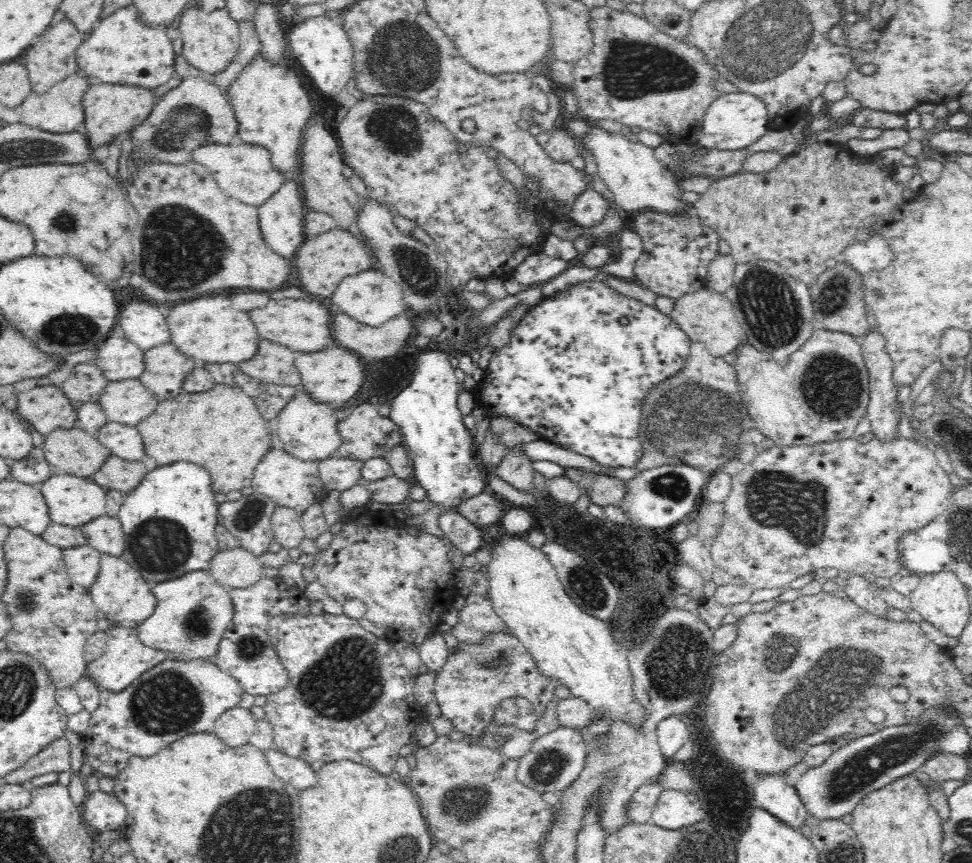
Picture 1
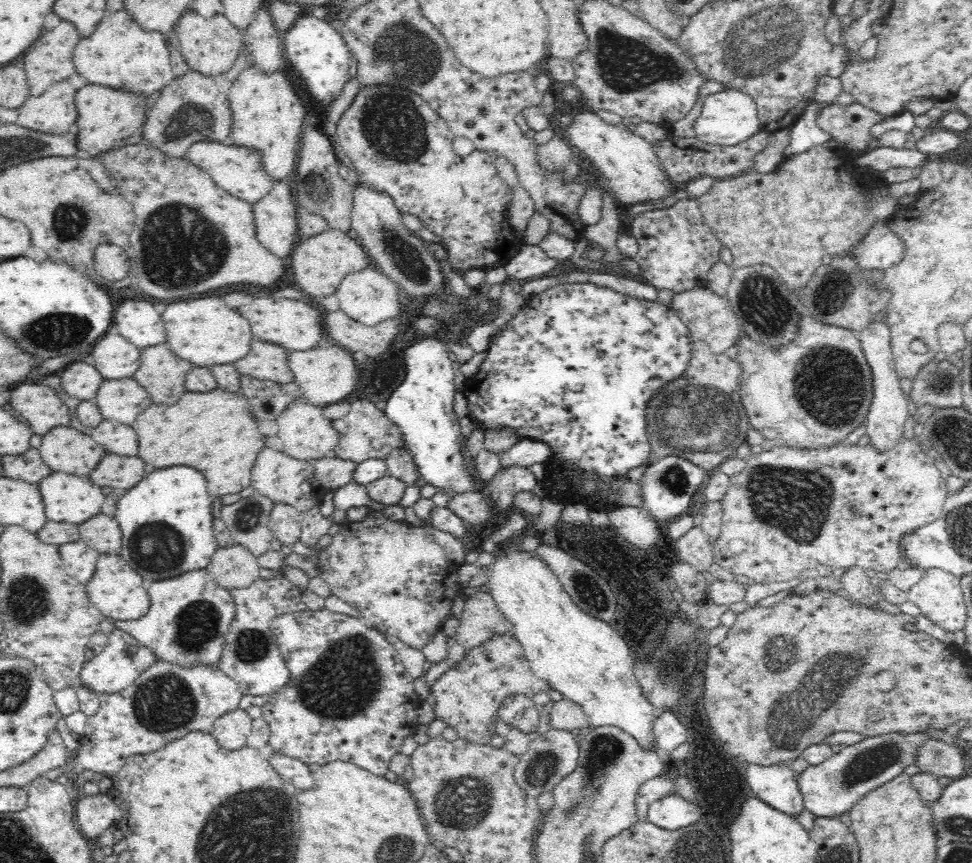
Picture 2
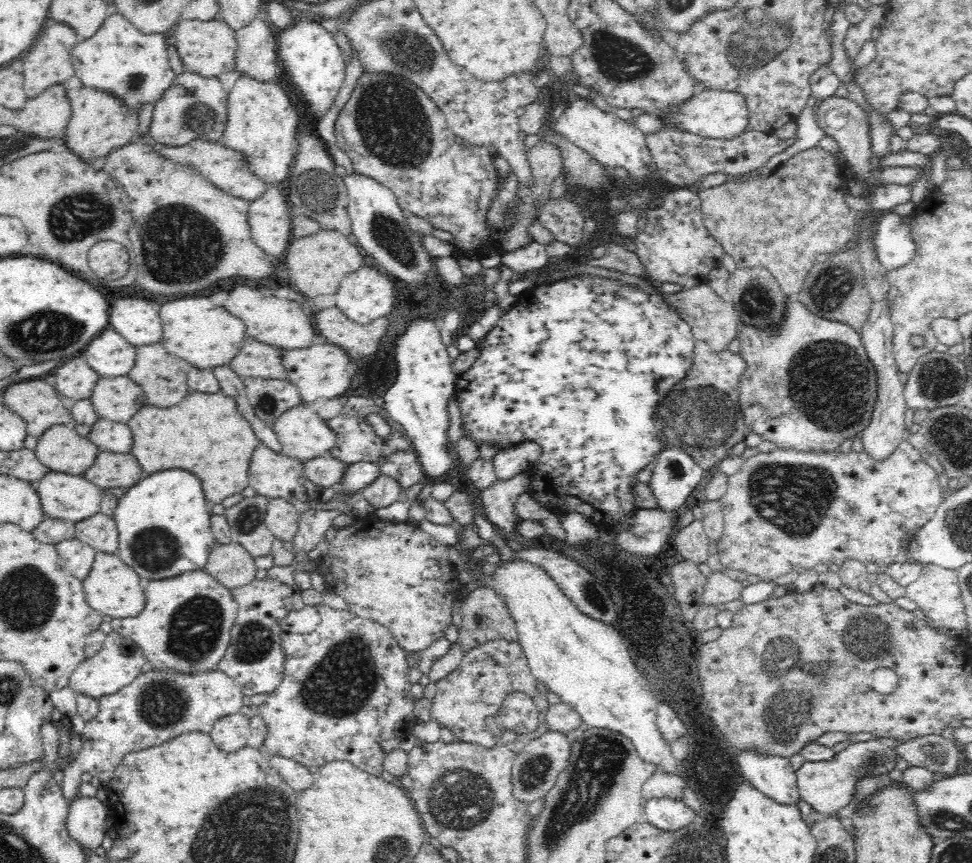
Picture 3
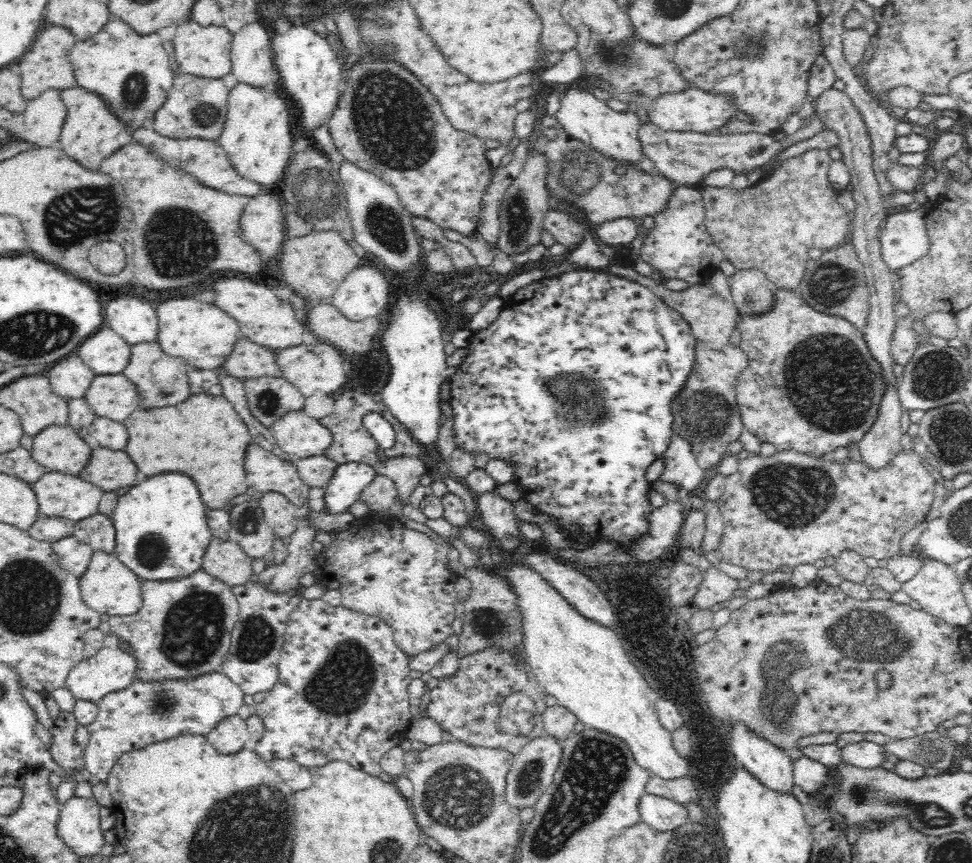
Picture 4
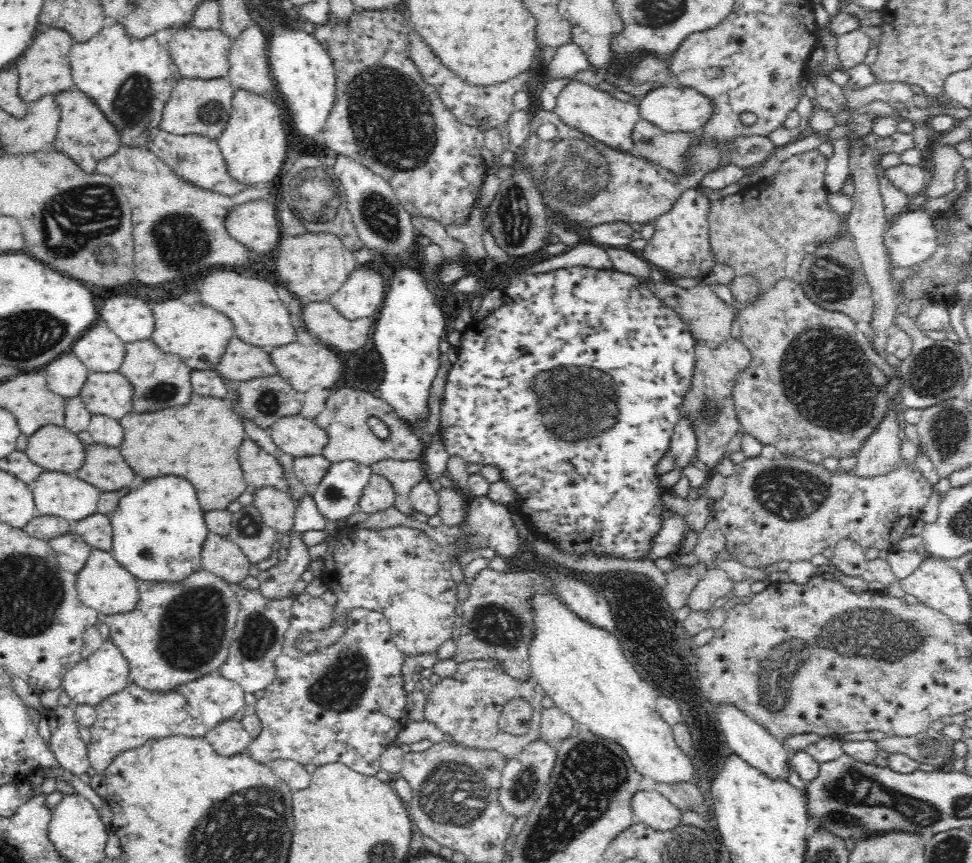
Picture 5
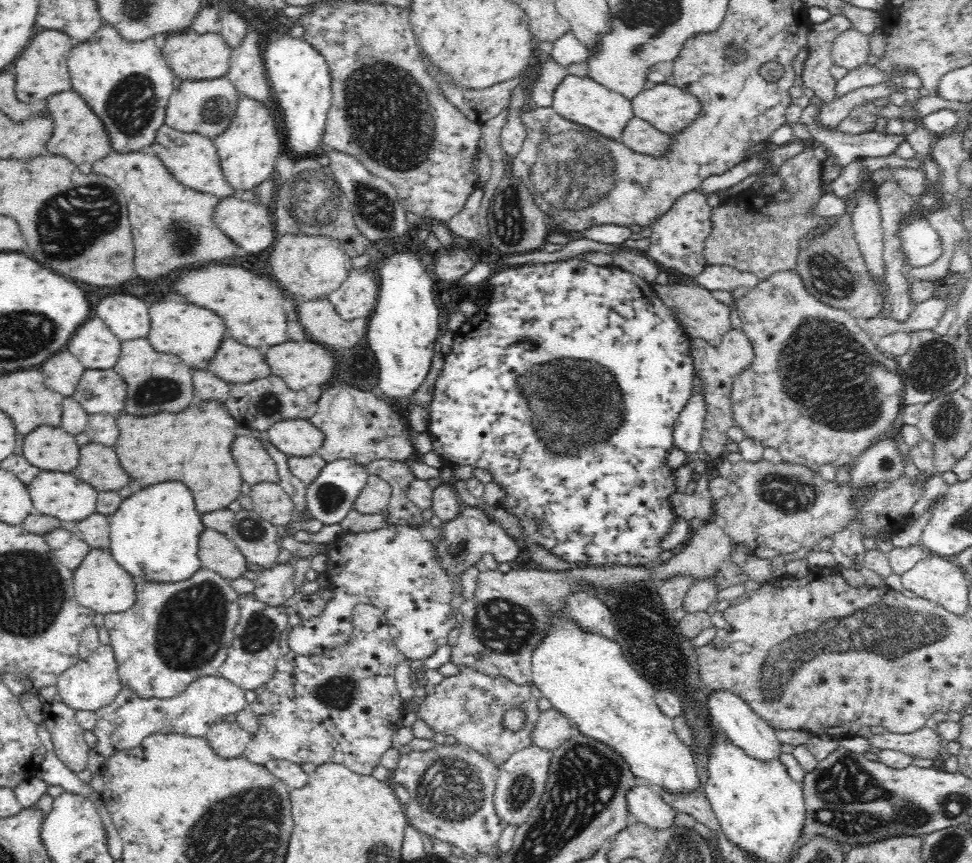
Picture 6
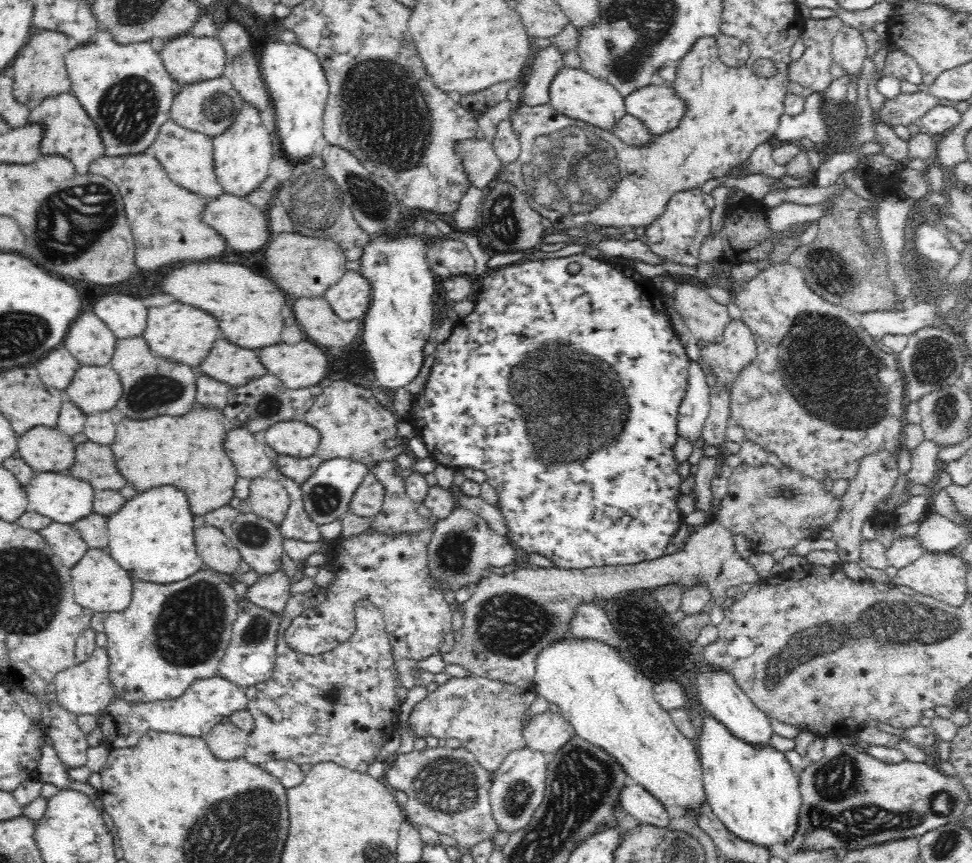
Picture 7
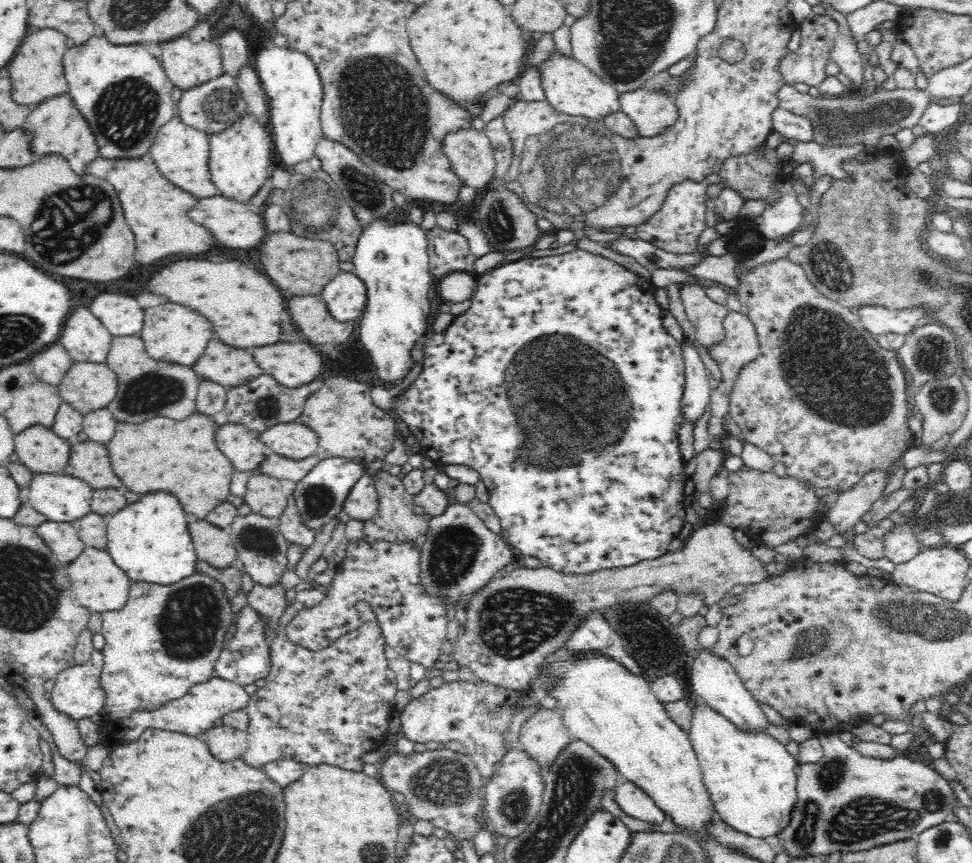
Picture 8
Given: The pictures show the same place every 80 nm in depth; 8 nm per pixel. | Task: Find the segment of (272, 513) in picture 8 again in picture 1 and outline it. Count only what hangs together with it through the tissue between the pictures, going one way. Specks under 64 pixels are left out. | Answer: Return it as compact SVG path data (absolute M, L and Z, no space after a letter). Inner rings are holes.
M276 507L271 517L273 538L286 549L297 548L305 538L301 514L288 507Z

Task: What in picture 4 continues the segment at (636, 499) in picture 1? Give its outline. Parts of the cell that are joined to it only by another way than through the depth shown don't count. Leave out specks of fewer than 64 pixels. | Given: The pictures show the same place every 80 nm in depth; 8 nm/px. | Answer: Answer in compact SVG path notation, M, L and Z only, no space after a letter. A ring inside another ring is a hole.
M673 434L670 445L662 460L666 463L664 472L660 474L660 482L674 484L677 488L692 491L704 480L704 470L697 464L692 453L692 444L682 434Z

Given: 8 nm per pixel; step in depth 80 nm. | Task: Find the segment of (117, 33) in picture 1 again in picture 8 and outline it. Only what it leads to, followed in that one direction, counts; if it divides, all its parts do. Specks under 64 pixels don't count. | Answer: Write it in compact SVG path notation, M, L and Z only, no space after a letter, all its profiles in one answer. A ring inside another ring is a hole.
M106 36L92 38L76 48L70 48L63 58L64 74L68 78L70 97L76 102L78 110L86 116L90 124L114 124L128 122L130 126L92 126L92 132L100 146L100 157L107 159L129 159L141 157L149 151L159 128L172 120L174 113L174 84L170 82L159 57L154 57L146 47L140 44L115 45Z

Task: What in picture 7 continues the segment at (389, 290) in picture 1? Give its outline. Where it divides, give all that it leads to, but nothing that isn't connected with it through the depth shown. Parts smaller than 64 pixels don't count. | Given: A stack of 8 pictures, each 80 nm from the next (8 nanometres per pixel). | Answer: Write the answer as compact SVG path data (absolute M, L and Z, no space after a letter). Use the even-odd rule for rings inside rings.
M349 270L332 284L326 292L326 300L340 319L362 320L372 300L372 287L360 271Z

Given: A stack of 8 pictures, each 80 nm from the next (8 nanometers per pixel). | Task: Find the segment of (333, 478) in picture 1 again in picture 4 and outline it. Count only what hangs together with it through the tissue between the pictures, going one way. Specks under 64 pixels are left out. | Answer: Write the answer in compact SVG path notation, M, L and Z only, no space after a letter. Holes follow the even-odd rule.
M325 455L312 456L306 459L295 458L294 464L304 484L316 488L328 486L330 478L334 476L334 472L339 468L338 463L329 460Z

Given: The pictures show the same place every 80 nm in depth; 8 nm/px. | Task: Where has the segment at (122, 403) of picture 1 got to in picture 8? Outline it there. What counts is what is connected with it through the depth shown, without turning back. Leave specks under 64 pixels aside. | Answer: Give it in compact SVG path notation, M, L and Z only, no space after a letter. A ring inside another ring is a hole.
M72 362L57 387L64 402L83 416L107 408L118 391L116 373L107 364Z

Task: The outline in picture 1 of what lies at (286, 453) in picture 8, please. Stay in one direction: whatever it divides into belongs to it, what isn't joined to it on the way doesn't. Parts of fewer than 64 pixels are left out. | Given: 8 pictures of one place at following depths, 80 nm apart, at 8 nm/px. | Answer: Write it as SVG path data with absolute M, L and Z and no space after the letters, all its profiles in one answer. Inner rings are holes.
M297 389L294 398L284 406L284 410L277 417L278 438L287 454L300 460L316 462L337 455L337 449L341 446L341 436L337 428L340 421L335 406L330 408L330 404L318 404L306 392Z

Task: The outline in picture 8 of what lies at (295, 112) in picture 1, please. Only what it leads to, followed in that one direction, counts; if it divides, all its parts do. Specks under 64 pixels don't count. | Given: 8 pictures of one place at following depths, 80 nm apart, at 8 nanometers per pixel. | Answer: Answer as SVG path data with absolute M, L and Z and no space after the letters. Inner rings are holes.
M252 113L242 115L232 126L208 135L208 171L218 194L248 202L266 183L273 160L272 134Z

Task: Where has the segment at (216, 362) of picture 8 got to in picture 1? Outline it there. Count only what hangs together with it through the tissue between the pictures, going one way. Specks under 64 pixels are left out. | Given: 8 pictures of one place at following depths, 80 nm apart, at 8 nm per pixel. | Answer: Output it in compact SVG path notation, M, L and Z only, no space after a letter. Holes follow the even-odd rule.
M260 340L256 356L248 362L238 364L238 368L254 380L300 389L300 374L296 374L294 362L296 352L290 348Z

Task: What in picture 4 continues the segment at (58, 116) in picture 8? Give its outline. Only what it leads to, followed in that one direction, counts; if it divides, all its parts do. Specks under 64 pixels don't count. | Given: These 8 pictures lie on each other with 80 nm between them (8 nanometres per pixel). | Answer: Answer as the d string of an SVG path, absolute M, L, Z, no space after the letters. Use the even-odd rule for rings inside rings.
M78 86L62 90L60 94L66 105L66 120L58 139L63 146L62 150L87 169L98 170L102 160L133 140L132 127L110 111L110 105L104 97Z

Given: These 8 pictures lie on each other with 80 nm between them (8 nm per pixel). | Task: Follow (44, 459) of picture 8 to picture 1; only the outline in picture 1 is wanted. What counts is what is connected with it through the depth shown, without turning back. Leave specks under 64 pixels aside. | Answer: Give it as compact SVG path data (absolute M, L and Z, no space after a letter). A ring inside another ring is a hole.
M58 428L45 436L43 454L54 475L93 476L112 455L95 434L79 428Z

